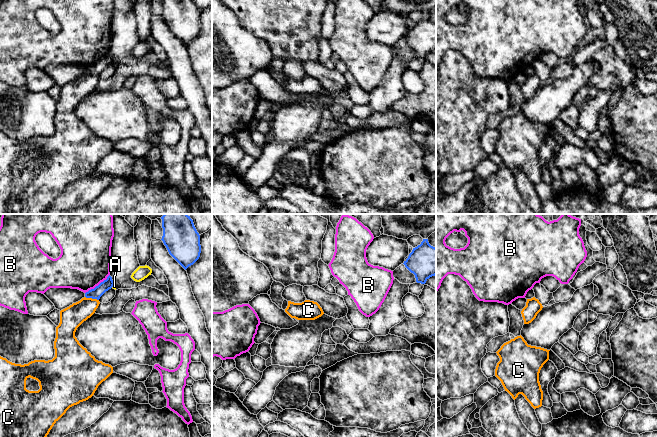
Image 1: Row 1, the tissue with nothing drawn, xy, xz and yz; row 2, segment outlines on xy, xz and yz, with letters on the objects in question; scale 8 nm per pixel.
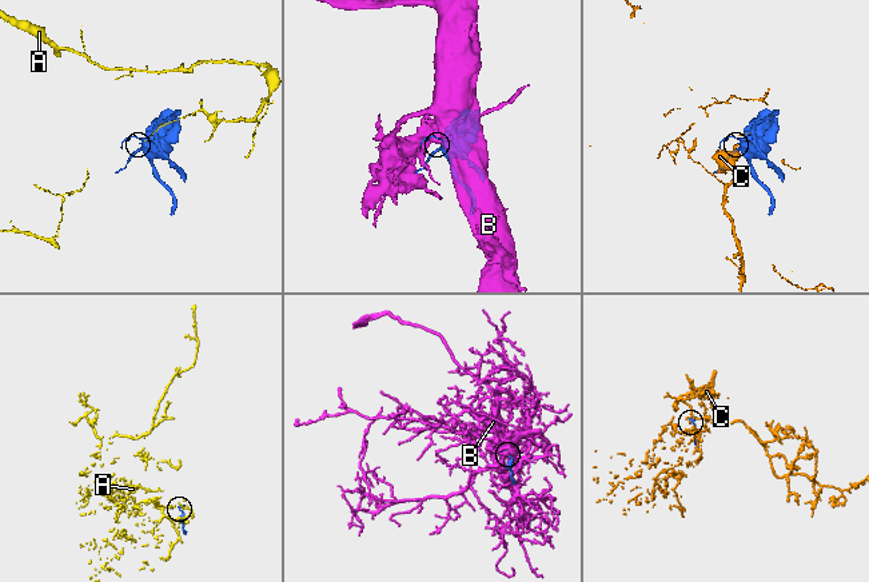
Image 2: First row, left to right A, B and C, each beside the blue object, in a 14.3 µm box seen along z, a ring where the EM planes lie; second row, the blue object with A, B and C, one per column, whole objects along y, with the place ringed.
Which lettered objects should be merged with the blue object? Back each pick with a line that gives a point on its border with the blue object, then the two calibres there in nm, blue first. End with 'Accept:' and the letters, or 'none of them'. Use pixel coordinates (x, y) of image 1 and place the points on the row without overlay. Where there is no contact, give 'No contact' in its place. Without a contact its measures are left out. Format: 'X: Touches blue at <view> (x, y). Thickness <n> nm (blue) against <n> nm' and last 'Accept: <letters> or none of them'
Accept: none of them

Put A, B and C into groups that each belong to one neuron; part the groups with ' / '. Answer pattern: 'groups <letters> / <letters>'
groups A / B / C

